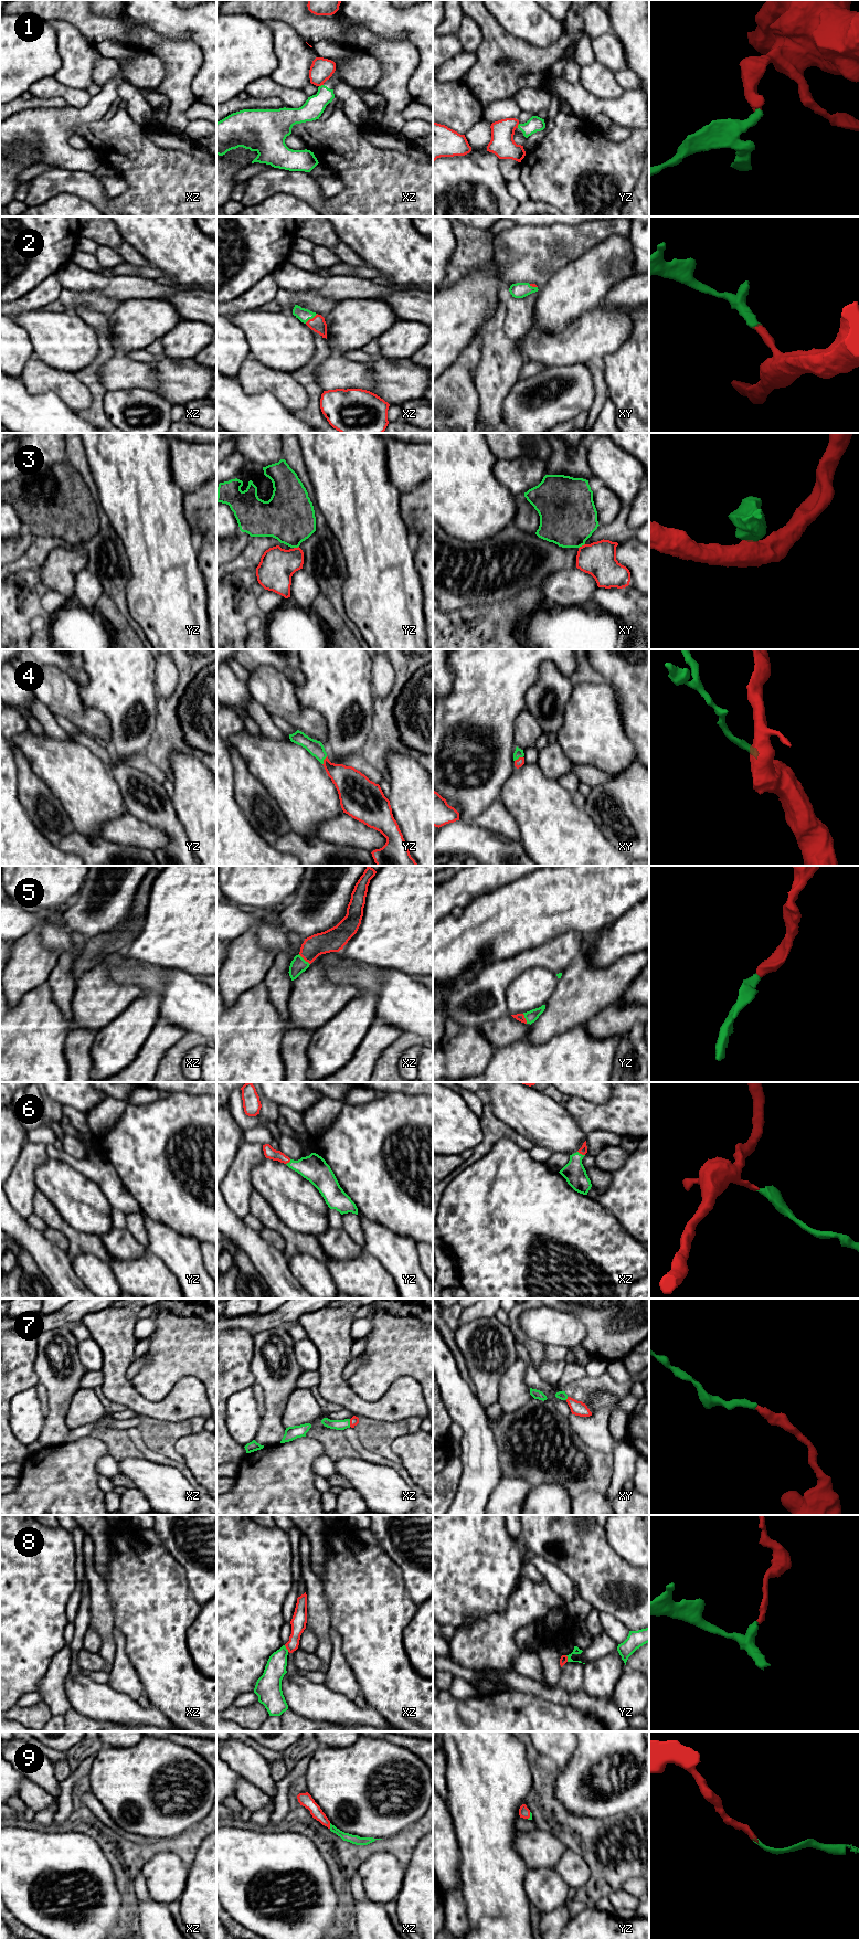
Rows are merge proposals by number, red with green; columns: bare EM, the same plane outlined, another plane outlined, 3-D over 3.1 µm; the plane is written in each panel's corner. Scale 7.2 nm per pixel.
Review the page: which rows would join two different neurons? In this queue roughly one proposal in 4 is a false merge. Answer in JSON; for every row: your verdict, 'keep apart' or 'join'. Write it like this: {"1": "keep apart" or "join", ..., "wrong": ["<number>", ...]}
{"1": "keep apart", "2": "join", "3": "join", "4": "join", "5": "join", "6": "join", "7": "join", "8": "keep apart", "9": "join", "wrong": ["1", "8"]}

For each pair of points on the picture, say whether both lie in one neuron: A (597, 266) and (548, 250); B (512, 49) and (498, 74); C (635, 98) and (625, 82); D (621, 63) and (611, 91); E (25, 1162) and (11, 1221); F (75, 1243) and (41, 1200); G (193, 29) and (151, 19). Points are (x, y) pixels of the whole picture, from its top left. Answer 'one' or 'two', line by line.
A: two
B: one
C: two
D: two
E: two
F: one
G: one

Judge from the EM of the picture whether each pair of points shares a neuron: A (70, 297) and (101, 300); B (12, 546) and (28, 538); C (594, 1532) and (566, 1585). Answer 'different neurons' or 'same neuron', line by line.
A: same neuron
B: same neuron
C: different neurons

